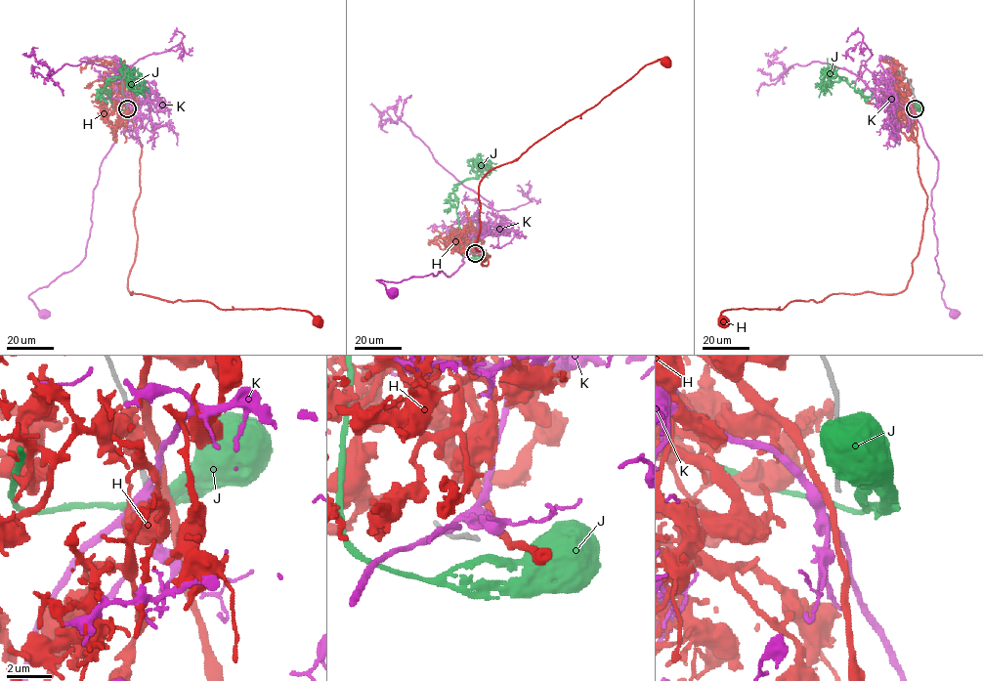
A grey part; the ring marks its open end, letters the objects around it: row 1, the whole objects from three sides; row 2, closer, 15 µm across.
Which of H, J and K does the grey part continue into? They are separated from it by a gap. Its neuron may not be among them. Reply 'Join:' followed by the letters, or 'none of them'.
Join: none of them

